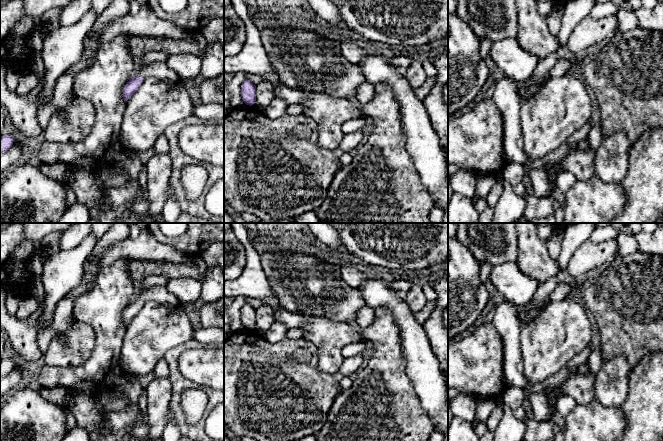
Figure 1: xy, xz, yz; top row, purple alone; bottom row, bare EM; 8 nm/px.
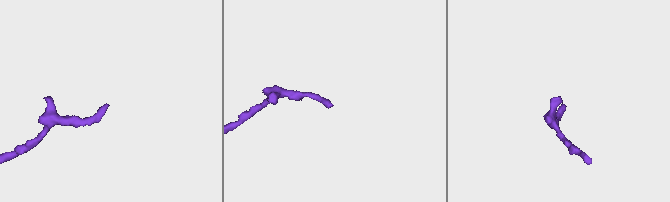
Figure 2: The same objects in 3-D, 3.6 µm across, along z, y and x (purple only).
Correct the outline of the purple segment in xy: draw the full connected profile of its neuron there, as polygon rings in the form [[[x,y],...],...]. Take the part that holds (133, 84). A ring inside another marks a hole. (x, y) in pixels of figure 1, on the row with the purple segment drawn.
[[[157,62],[144,67],[143,70],[132,79],[130,79],[123,88],[123,98],[127,101],[142,84],[145,77],[157,78],[167,84],[175,84],[181,79],[170,69],[166,62]]]

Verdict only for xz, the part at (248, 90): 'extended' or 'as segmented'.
as segmented

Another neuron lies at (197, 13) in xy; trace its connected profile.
[[[147,0],[147,5],[161,20],[166,20],[176,27],[190,33],[200,32],[212,19],[224,17],[224,0],[188,0],[185,9],[179,13],[167,13],[159,4],[159,0]]]

